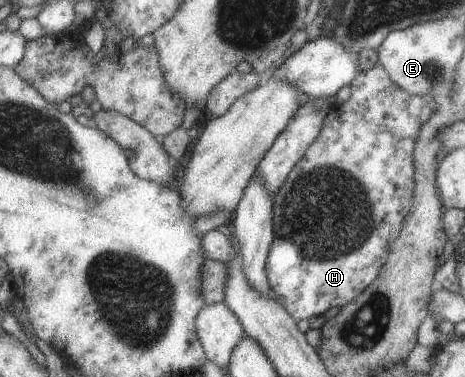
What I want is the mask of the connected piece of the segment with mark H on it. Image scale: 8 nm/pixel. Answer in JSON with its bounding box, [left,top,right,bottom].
[265,63,438,322]

